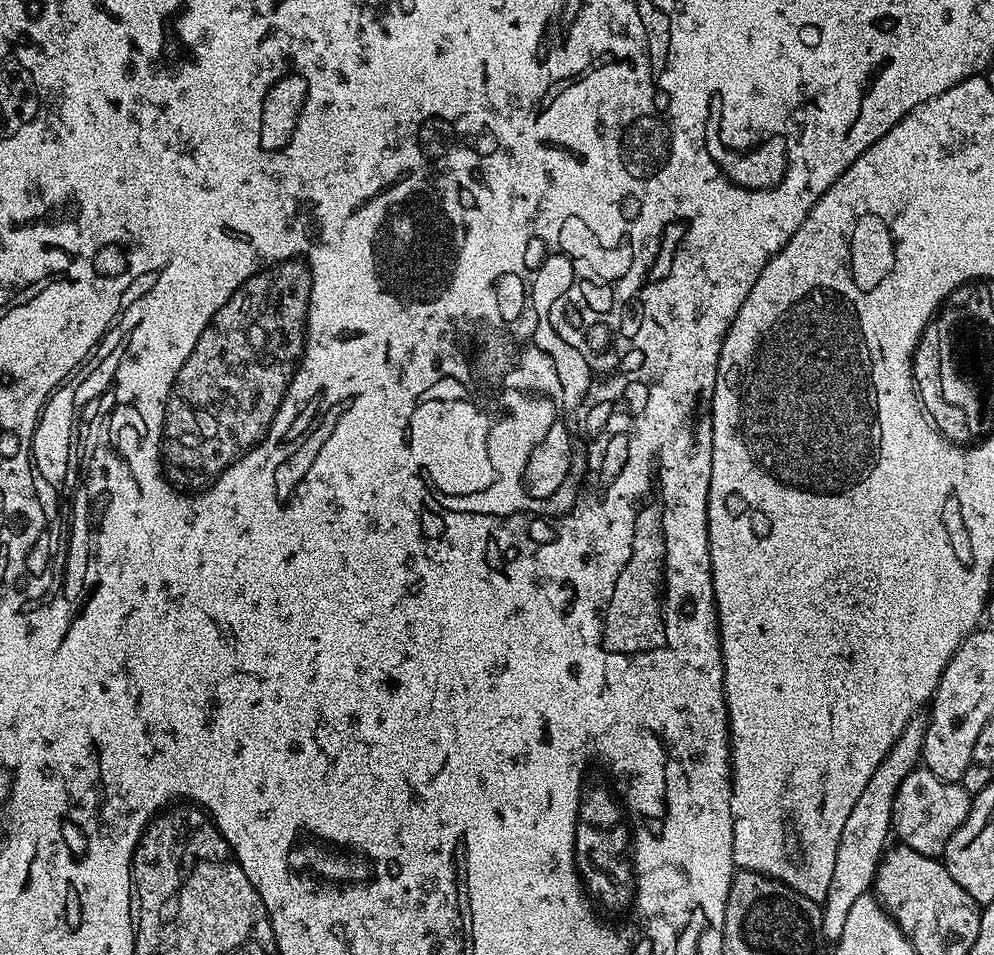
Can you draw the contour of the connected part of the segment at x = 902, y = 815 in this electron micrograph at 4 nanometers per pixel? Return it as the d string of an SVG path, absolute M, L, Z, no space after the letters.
M918 766L898 786L892 807L892 832L899 843L918 850L918 854L943 857L954 830L966 822L971 805L972 797L961 784L938 778L928 768Z

